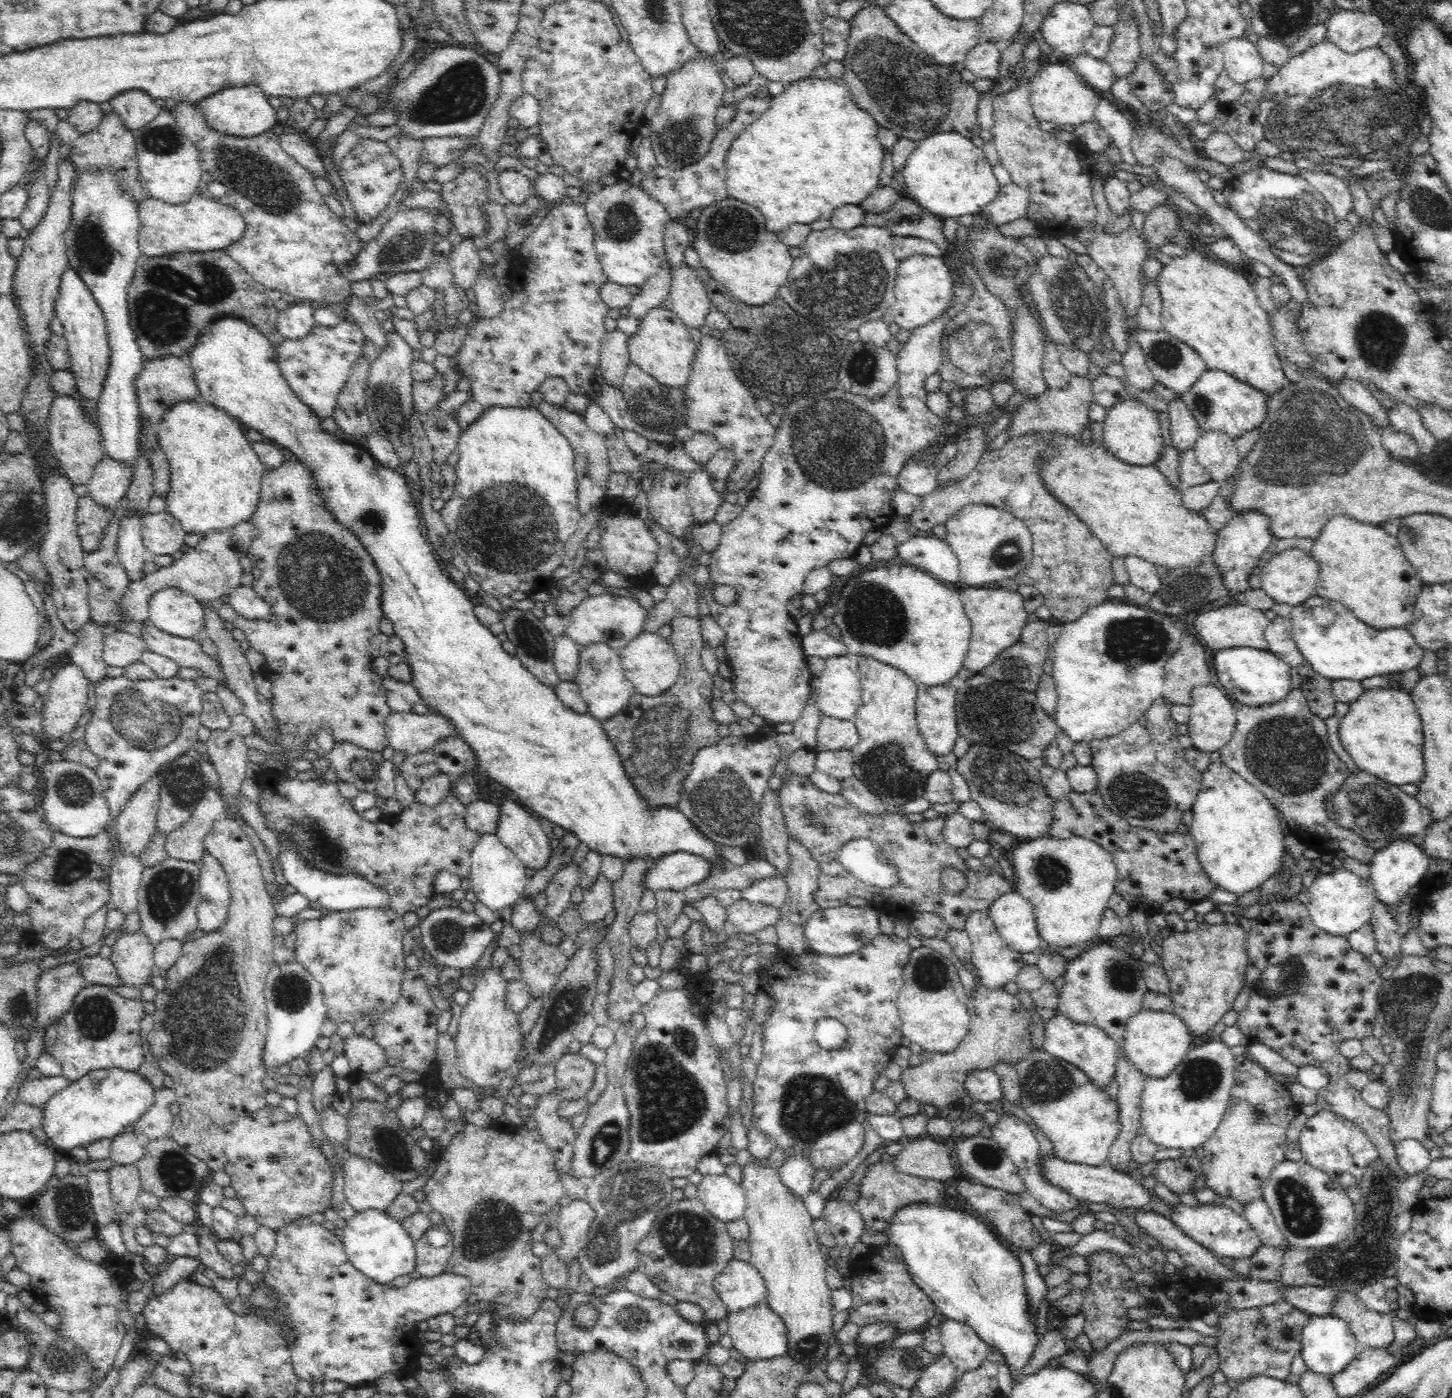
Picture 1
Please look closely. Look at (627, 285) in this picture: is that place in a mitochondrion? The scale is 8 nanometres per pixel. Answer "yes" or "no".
no

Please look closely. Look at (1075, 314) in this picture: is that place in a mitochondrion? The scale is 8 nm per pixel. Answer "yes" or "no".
yes

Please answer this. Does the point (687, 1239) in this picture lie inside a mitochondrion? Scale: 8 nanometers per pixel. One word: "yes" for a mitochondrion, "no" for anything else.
yes

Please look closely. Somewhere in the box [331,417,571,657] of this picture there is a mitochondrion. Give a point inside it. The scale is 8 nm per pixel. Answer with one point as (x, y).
(498, 542)

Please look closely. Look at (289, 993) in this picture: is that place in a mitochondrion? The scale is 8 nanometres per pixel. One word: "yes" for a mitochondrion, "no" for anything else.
yes

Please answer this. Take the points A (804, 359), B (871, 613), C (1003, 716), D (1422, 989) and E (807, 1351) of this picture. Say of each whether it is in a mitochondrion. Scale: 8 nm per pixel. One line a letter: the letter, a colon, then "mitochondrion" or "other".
A: mitochondrion
B: mitochondrion
C: mitochondrion
D: mitochondrion
E: mitochondrion

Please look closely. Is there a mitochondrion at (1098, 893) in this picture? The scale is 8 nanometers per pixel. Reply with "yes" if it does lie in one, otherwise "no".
no

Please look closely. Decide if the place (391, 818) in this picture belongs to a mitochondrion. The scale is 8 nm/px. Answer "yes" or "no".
no

